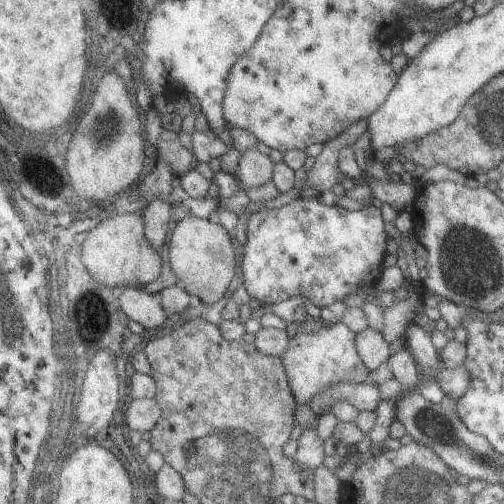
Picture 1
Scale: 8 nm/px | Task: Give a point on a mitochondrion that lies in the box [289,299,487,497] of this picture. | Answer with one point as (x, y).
(434, 422)

